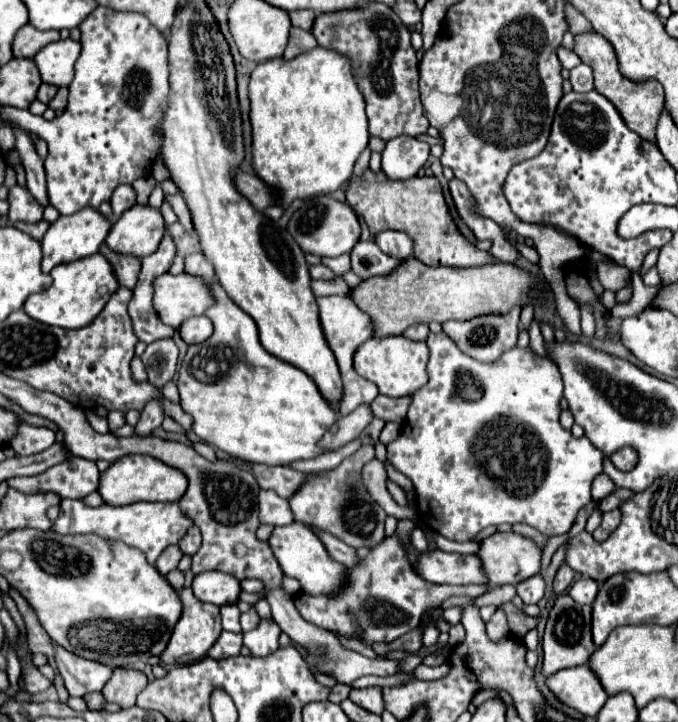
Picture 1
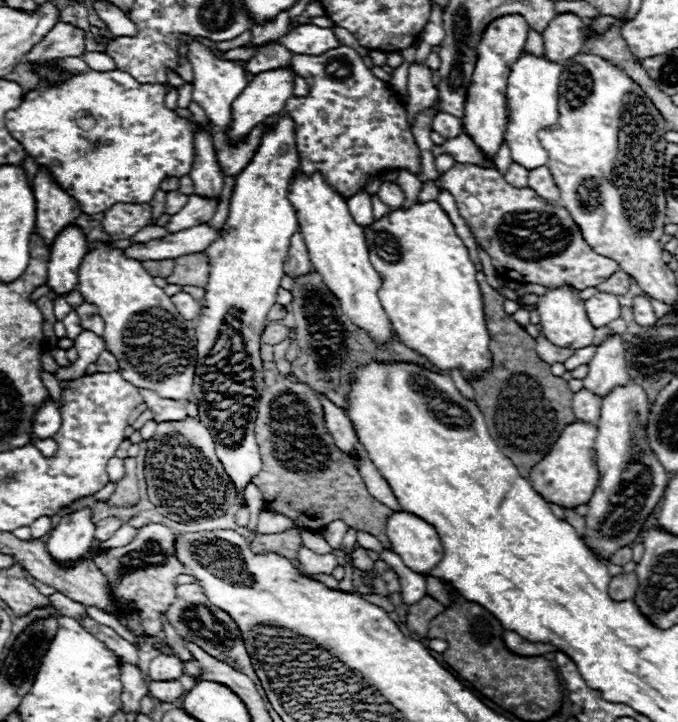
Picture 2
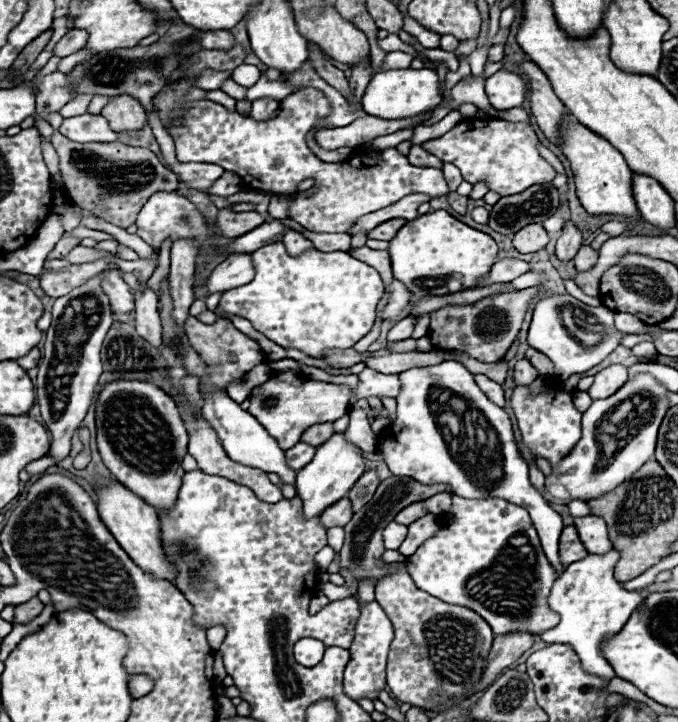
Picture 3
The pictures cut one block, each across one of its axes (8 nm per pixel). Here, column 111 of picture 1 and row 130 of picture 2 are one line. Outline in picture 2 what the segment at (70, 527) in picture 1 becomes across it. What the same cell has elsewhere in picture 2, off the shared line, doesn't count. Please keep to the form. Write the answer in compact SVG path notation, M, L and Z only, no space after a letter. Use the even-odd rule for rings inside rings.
M522 52L514 62L512 72L508 76L506 88L506 104L508 104L508 126L506 126L506 142L512 152L512 160L528 170L544 166L548 162L548 154L538 142L538 130L554 126L558 122L558 84L564 66L558 62L550 62L544 56L534 56Z

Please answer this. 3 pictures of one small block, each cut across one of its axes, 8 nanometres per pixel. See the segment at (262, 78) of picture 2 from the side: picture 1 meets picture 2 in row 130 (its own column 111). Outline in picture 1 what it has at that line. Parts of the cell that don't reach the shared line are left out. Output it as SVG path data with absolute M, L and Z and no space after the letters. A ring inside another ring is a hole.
M130 208L112 224L106 244L114 252L144 258L158 248L164 228L166 224L158 208Z

